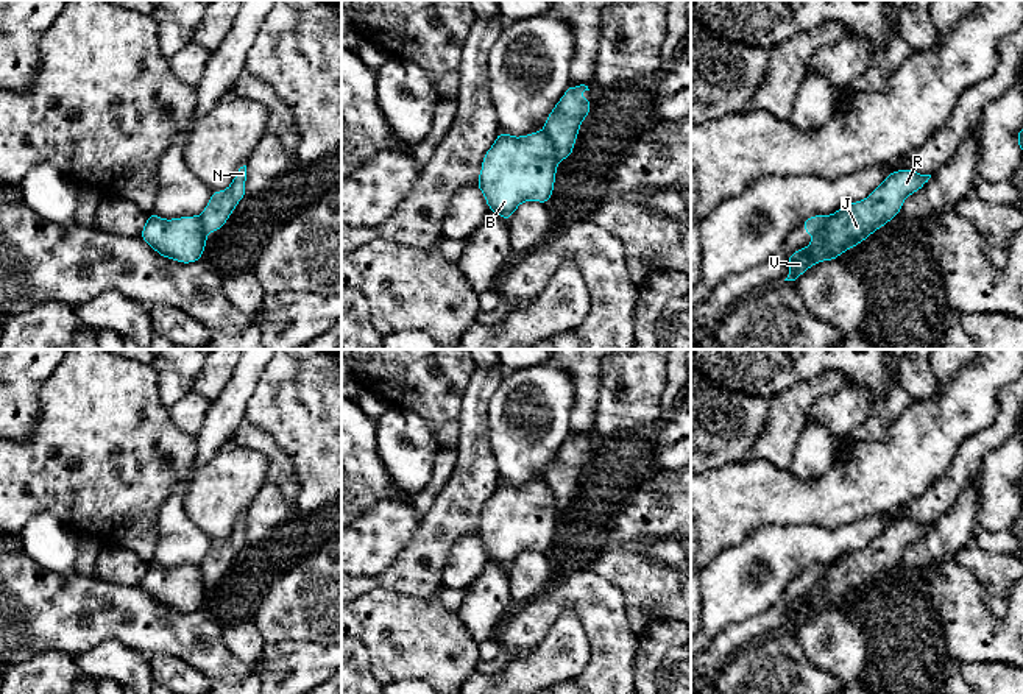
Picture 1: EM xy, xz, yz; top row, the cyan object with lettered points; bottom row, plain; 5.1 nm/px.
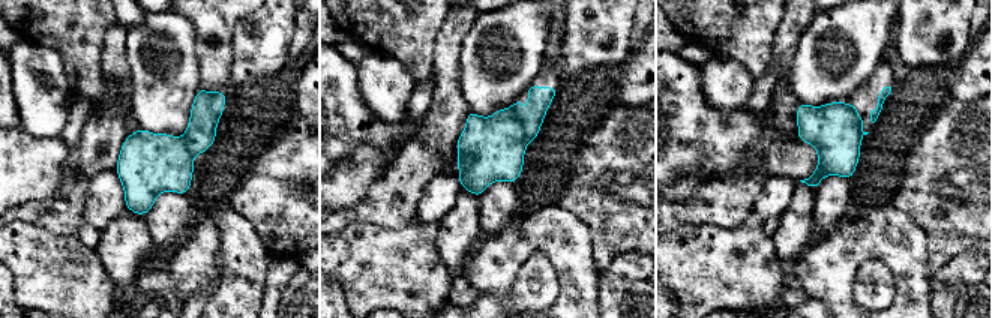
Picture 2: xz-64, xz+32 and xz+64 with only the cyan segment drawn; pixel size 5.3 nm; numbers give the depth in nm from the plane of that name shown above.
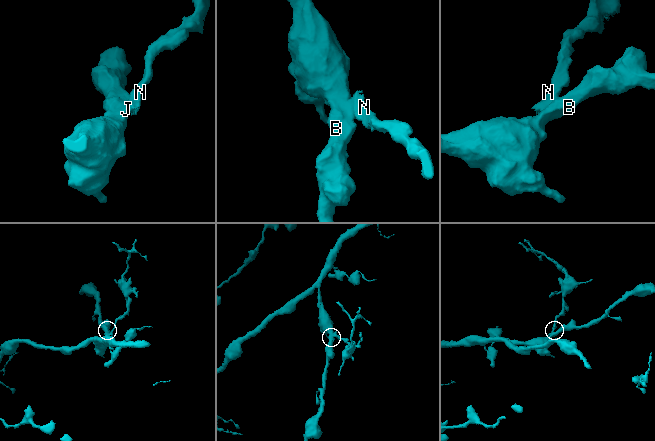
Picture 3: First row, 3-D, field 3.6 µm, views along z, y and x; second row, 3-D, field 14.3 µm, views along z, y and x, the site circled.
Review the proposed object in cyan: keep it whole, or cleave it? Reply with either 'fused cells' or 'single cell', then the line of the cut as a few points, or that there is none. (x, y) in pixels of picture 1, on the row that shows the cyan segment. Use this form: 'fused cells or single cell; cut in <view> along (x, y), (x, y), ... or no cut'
fused cells; cut in xz along (545, 130), (557, 161)

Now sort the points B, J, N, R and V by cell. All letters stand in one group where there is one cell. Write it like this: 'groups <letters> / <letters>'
groups B J R V / N

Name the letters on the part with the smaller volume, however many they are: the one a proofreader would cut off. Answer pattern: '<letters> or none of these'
N

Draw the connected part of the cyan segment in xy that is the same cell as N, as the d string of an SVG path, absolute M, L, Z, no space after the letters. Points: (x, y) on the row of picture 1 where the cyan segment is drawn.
M246 165L239 168L231 186L226 190L220 192L212 190L209 203L200 215L206 242L207 242L206 234L209 231L220 232L220 229L228 221L229 215L232 214L239 201L246 195L245 181L246 181Z

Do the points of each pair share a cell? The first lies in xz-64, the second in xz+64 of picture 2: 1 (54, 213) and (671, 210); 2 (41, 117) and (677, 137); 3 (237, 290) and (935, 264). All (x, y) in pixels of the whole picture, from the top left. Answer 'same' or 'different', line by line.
1: same
2: different
3: different

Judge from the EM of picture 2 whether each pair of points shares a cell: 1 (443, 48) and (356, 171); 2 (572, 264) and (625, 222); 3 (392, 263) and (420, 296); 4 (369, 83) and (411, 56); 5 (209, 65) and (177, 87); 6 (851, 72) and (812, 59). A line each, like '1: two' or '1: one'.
1: two
2: two
3: one
4: two
5: two
6: one

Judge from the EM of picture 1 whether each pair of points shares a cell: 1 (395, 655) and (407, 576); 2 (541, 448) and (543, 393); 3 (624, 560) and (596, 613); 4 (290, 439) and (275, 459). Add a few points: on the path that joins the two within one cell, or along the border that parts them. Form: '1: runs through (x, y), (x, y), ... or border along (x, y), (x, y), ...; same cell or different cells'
1: border along (368, 590), (392, 590), (423, 598), (437, 593); different cells
2: runs through (541, 434), (543, 407); same cell
3: border along (593, 568), (623, 594), (624, 609), (629, 616); different cells
4: border along (254, 426), (265, 431), (289, 457), (298, 482); different cells

